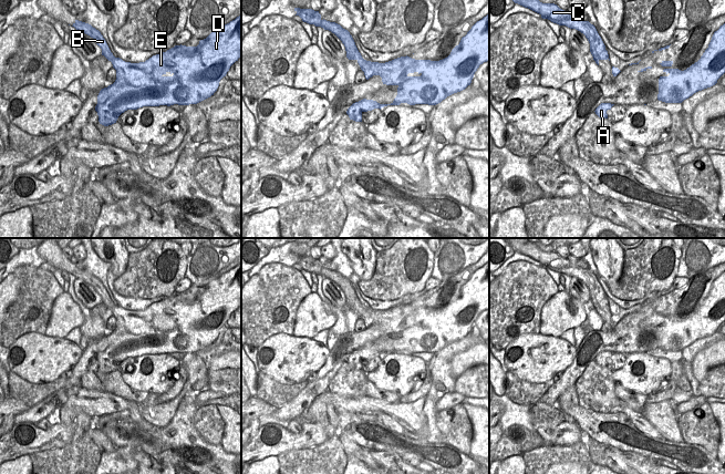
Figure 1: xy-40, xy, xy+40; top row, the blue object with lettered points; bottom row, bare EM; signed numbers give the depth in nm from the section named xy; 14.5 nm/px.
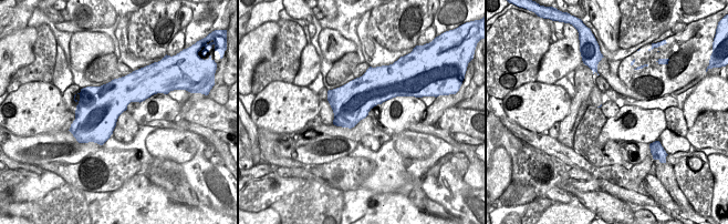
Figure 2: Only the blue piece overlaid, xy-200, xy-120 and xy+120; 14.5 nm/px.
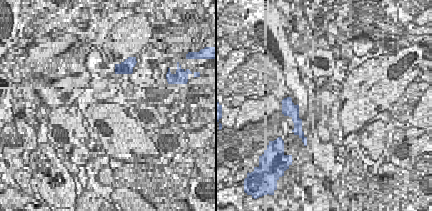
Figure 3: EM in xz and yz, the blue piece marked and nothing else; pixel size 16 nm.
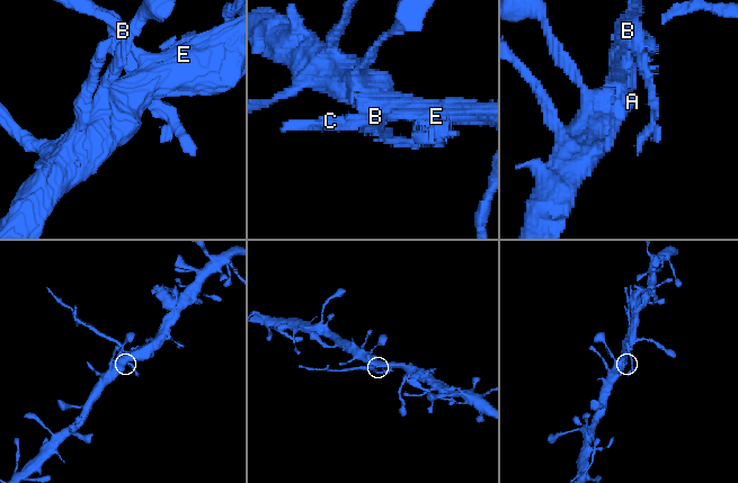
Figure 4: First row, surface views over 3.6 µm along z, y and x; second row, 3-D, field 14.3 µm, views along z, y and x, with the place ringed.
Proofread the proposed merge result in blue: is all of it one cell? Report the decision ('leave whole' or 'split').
split

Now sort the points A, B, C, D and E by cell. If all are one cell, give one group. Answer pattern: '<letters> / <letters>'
A D E / B C

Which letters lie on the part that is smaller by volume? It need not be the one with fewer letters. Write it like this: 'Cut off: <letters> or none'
Cut off: B, C

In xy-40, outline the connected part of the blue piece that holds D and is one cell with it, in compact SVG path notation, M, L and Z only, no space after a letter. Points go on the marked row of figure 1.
M241 14L200 40L197 47L175 45L145 62L125 62L115 58L110 49L102 55L112 62L116 80L97 95L95 111L100 124L112 125L125 111L143 106L197 104L214 95L220 80L241 56Z

